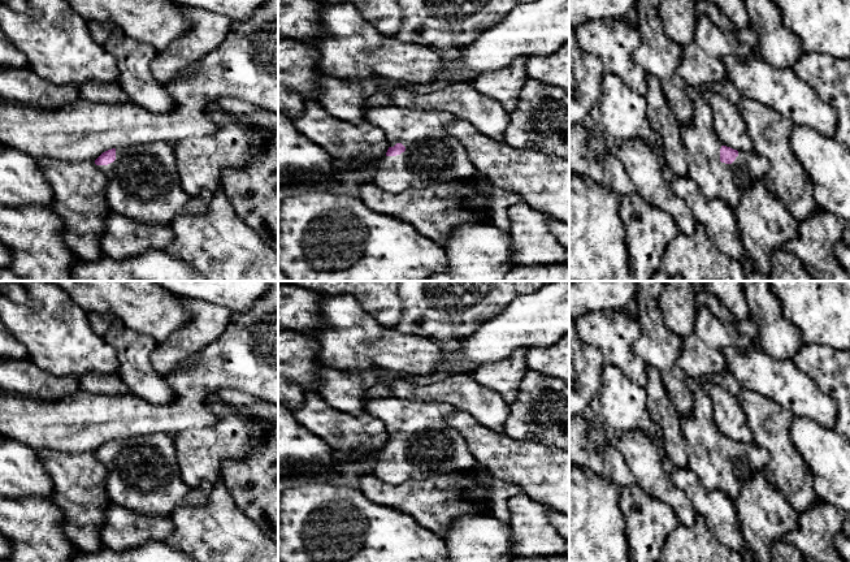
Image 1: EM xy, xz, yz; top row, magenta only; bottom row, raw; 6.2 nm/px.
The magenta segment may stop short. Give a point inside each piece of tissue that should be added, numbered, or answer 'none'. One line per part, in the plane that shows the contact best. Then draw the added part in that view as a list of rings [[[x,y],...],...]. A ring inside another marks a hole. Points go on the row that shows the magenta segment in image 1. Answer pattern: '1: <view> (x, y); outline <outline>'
1: yz (716, 180); outline [[[686,85],[693,101],[694,120],[681,124],[681,135],[688,148],[688,177],[707,199],[721,199],[734,209],[745,189],[764,180],[769,161],[753,150],[738,151],[732,164],[720,161],[721,143],[715,133],[711,108],[699,86]]]

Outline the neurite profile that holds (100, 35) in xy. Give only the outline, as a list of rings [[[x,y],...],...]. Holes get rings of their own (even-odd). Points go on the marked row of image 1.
[[[88,22],[88,31],[92,39],[104,46],[113,35],[121,35],[121,30],[110,22]]]

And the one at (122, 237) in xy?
[[[113,209],[105,217],[101,250],[114,260],[127,260],[148,250],[168,251],[174,241],[170,225],[139,224]]]

